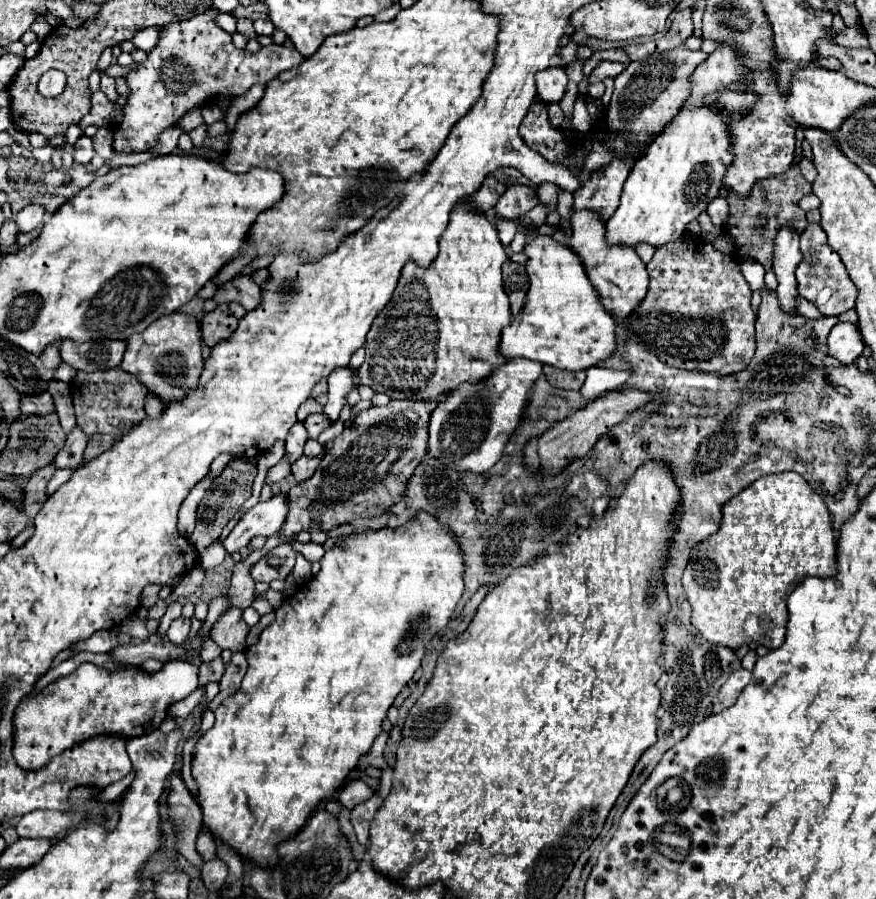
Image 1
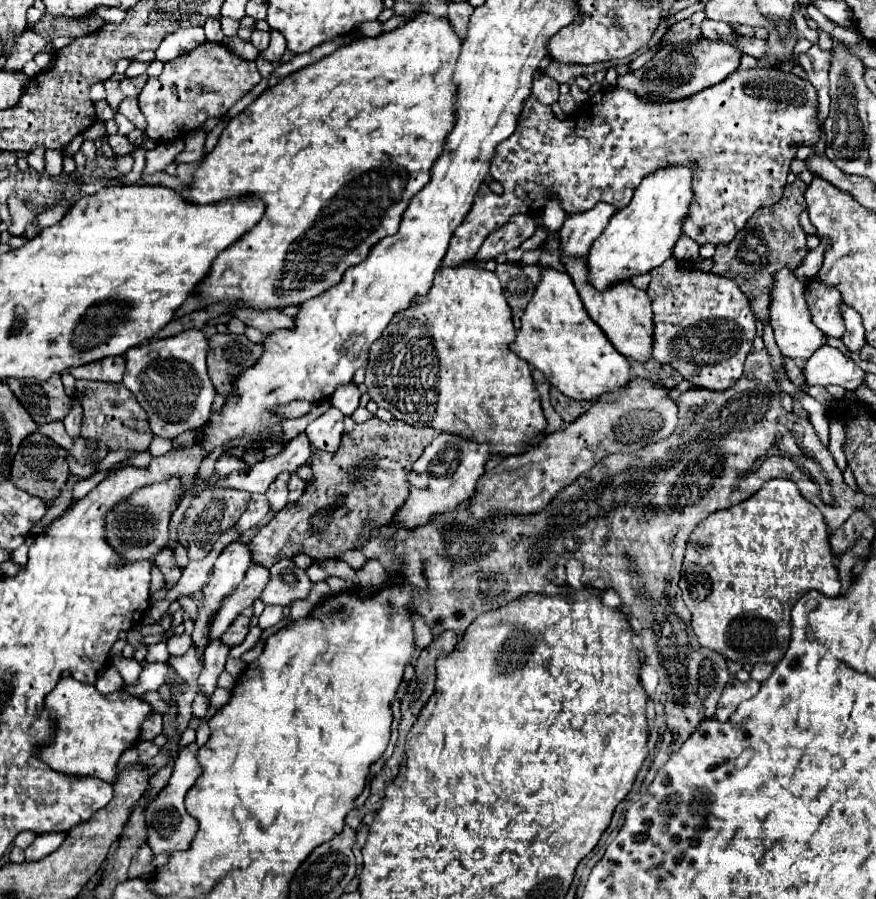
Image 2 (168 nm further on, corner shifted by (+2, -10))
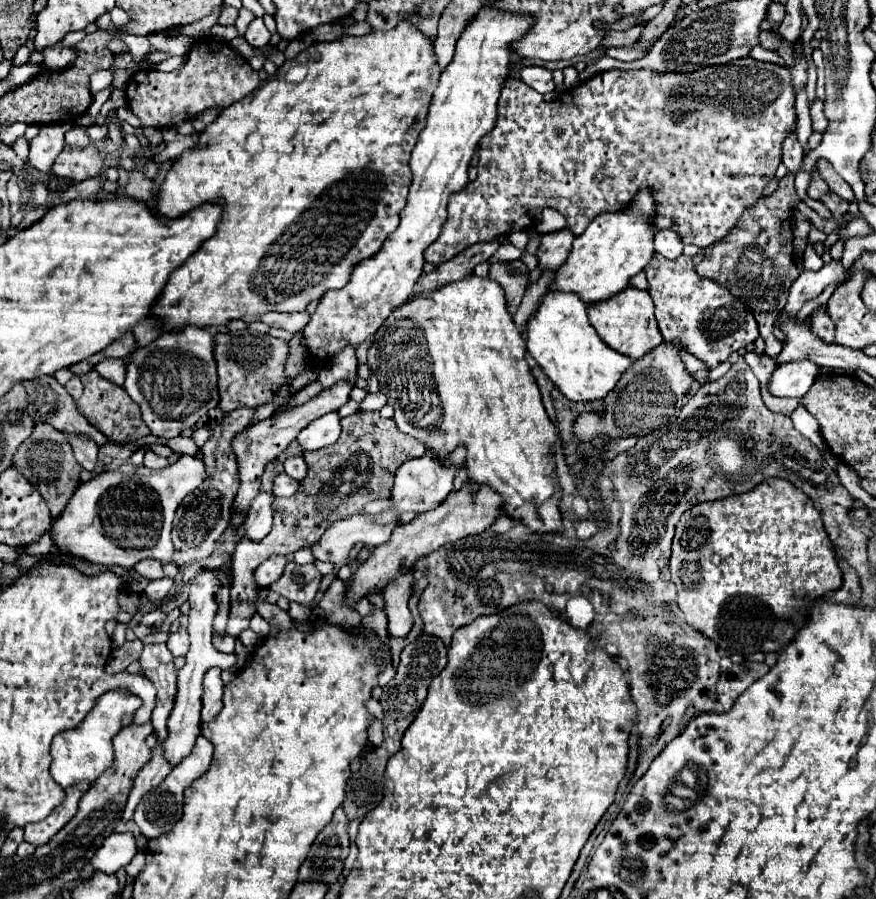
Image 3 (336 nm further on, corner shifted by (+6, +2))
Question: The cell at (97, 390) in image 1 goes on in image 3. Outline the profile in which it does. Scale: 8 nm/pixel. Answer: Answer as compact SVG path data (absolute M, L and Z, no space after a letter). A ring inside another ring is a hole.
M89 371L85 375L81 375L83 381L83 395L77 401L79 411L83 411L83 415L87 417L89 423L93 423L93 427L99 427L99 431L103 431L103 435L107 435L109 439L115 441L123 441L123 439L131 439L131 441L139 441L145 435L149 435L149 427L143 423L141 415L139 415L139 407L129 399L129 395L125 393L123 387L103 379L97 371Z

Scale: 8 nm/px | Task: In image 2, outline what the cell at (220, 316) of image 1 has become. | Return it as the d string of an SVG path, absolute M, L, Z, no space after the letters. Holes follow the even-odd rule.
M215 333L209 339L207 353L207 369L215 389L227 397L231 391L231 379L243 371L243 367L251 367L255 359L259 359L261 347L251 343L245 335L233 333Z

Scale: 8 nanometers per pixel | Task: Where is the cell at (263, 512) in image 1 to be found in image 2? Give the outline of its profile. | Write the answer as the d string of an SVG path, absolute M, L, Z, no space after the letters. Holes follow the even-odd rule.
M243 539L231 541L221 555L215 561L213 573L209 583L203 587L203 601L205 607L199 609L199 617L195 621L195 631L193 631L193 643L199 643L201 647L207 645L207 623L211 615L219 609L219 603L225 595L229 595L243 579L247 567L251 565L251 549L249 543Z

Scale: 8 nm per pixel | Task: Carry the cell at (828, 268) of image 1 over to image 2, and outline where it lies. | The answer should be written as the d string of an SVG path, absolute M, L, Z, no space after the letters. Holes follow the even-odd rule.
M813 277L805 285L805 299L813 317L813 323L831 337L843 337L845 325L843 325L843 315L841 315L841 305L843 305L843 295L819 281L819 277Z

